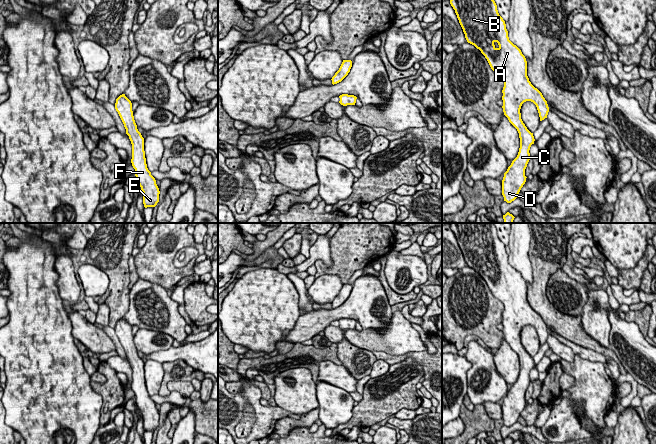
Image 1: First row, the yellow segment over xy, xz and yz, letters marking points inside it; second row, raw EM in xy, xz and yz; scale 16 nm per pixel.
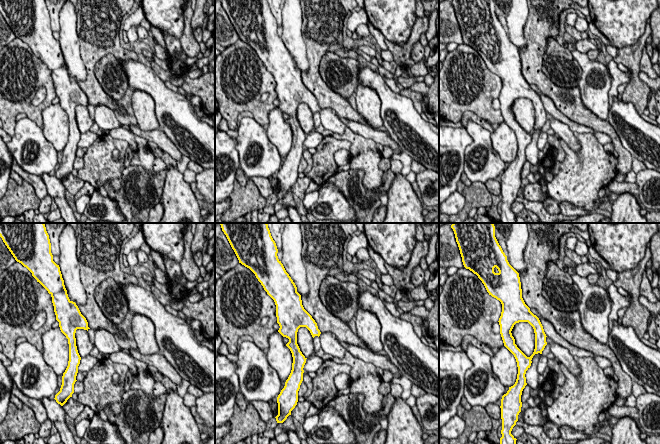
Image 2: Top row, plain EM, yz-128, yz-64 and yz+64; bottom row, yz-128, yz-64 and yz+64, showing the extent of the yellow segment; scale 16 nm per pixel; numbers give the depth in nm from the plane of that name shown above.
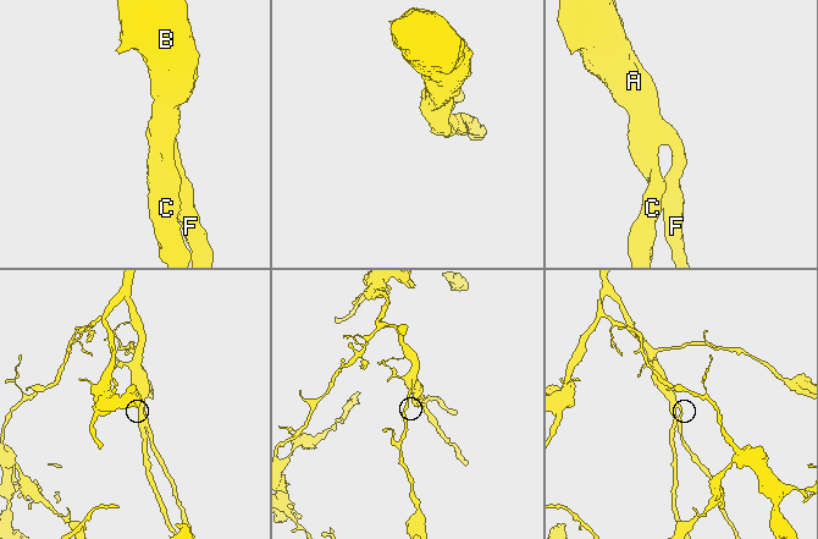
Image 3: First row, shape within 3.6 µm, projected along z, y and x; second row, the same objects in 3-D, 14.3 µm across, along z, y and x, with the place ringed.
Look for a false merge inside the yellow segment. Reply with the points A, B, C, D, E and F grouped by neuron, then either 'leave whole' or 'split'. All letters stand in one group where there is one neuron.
A B C D E F | leave whole

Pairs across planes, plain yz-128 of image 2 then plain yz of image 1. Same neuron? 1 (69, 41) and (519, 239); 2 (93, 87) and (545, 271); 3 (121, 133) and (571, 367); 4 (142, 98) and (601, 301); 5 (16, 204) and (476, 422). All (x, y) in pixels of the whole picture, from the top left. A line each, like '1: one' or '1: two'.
1: one
2: one
3: one
4: one
5: one

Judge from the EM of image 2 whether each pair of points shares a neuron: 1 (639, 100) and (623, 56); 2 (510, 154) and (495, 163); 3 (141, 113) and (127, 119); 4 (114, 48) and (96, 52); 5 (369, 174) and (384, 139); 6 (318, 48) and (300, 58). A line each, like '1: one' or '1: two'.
1: one
2: two
3: two
4: one
5: two
6: two

